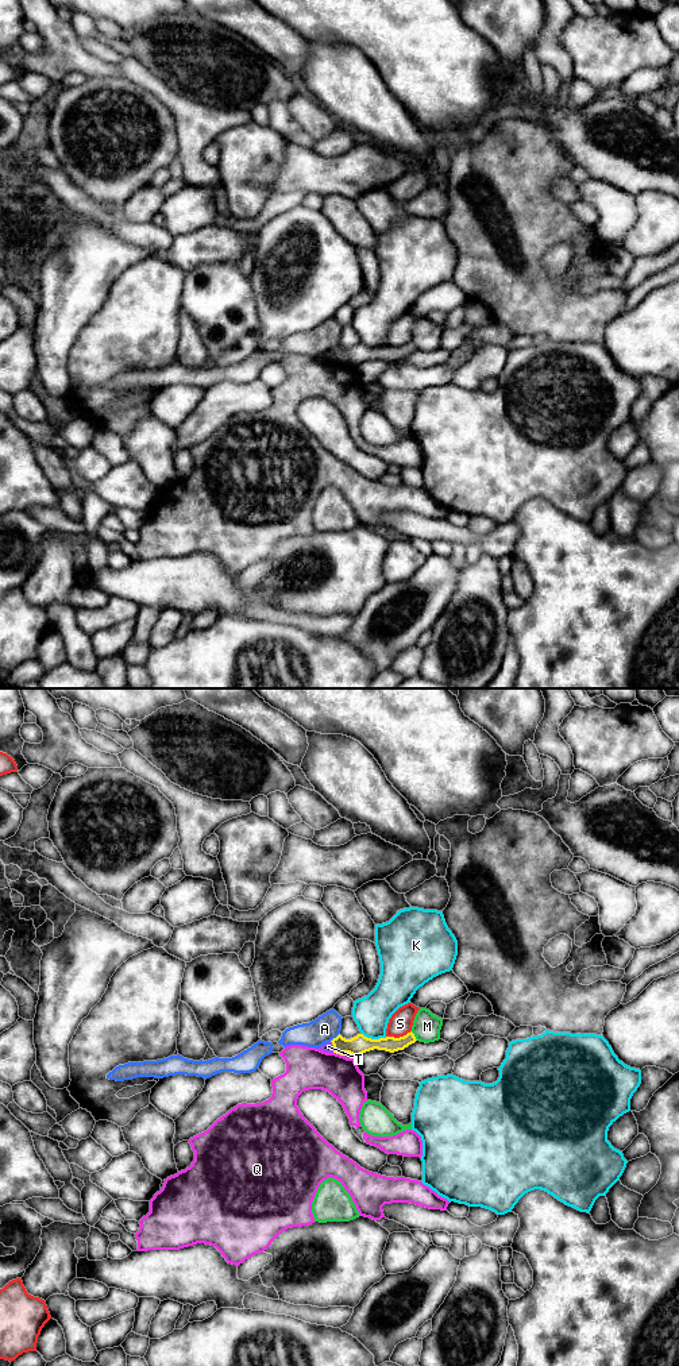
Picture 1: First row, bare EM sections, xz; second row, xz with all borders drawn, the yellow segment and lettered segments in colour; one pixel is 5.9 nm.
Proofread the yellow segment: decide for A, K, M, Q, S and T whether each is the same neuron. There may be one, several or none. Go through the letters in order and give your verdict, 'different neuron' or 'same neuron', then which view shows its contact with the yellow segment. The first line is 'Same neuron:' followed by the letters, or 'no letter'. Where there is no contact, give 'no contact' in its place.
Same neuron: no letter
A: different neuron; meets yellow in xz
K: different neuron; meets yellow in xz
M: different neuron; meets yellow in xz
Q: different neuron; meets yellow in xz
S: different neuron; meets yellow in xz
T: different neuron; meets yellow in xz

